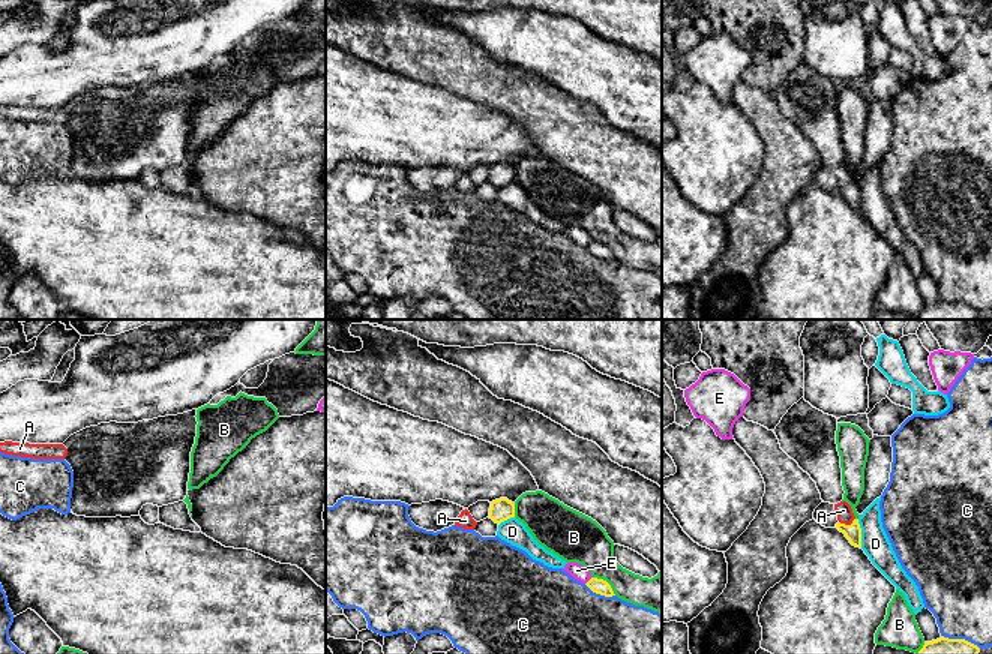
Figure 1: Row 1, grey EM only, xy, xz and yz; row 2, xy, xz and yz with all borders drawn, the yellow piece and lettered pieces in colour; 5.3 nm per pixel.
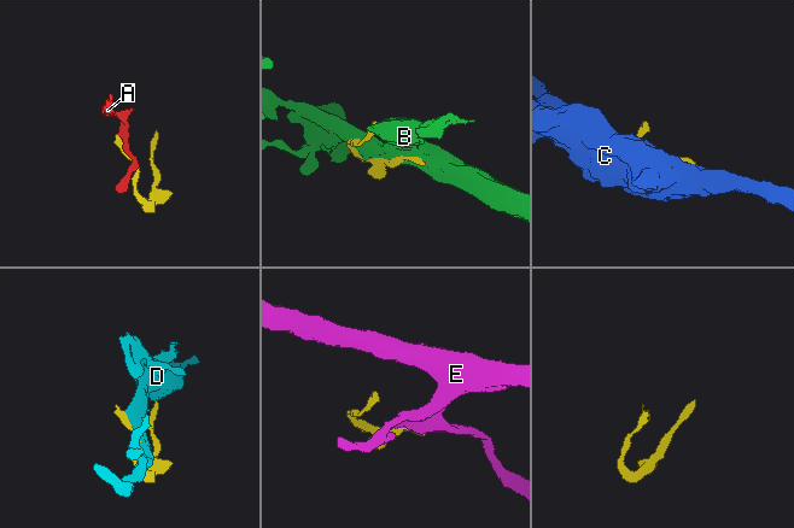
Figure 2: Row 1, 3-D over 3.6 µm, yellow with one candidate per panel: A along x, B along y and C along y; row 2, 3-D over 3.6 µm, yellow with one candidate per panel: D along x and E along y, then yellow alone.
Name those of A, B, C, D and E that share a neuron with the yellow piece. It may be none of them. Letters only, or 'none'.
A

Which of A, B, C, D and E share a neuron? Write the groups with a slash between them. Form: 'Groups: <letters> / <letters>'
Groups: A / B / C / D / E

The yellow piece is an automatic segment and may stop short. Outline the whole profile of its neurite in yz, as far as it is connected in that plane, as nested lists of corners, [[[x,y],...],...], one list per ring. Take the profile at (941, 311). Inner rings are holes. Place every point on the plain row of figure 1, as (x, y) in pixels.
[[[941,300],[936,304],[924,306],[918,320],[977,320],[980,312],[965,303],[948,303]]]

